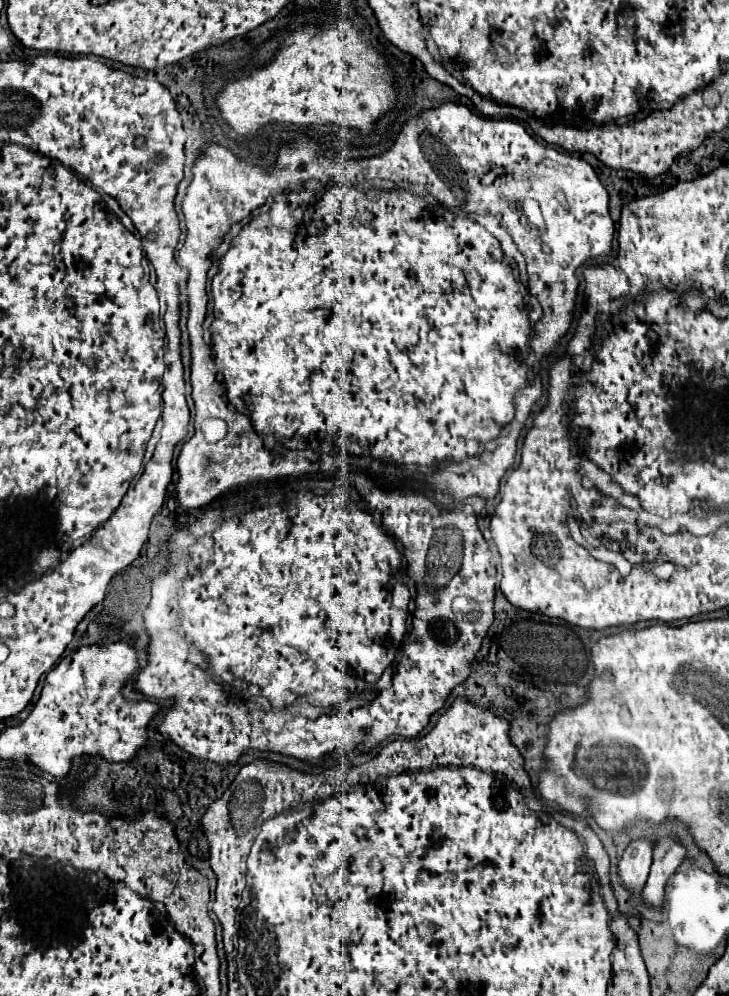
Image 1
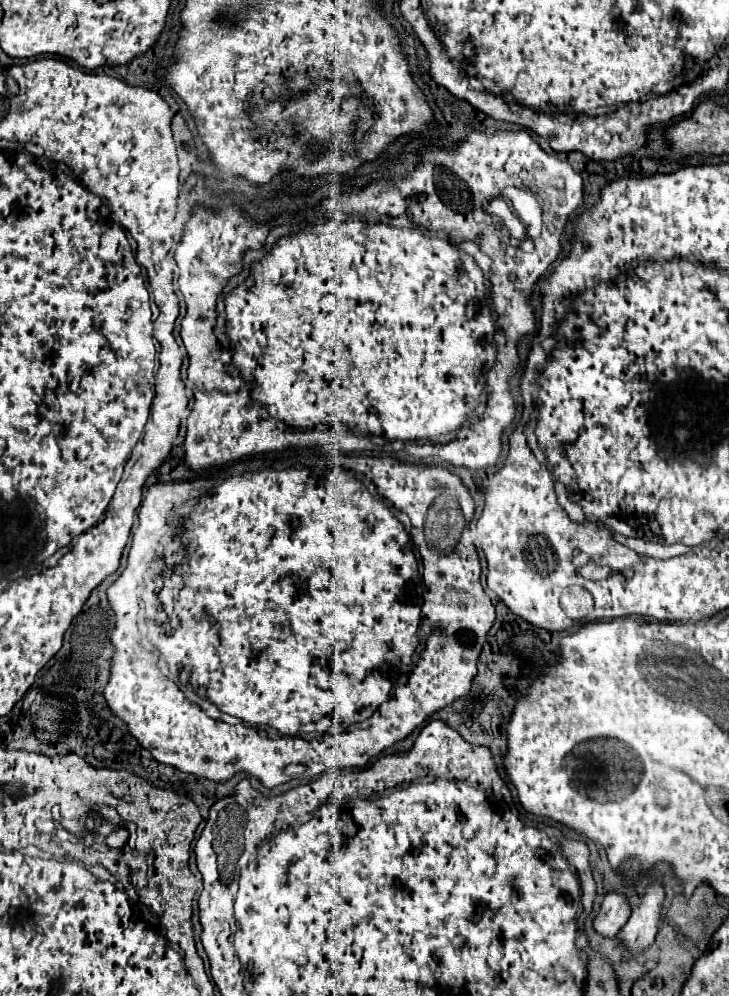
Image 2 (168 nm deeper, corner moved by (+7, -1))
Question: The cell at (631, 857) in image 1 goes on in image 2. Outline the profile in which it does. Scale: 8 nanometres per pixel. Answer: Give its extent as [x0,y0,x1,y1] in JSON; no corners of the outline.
[593,889,631,937]

